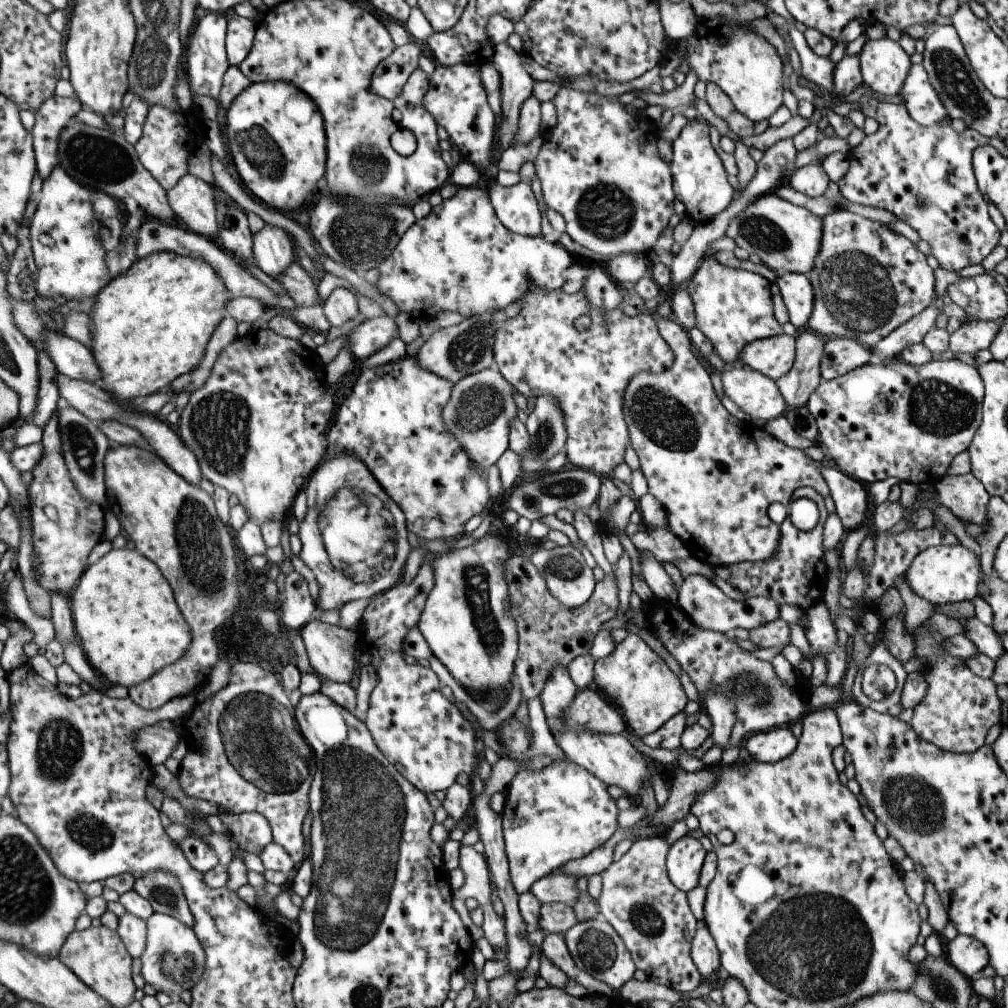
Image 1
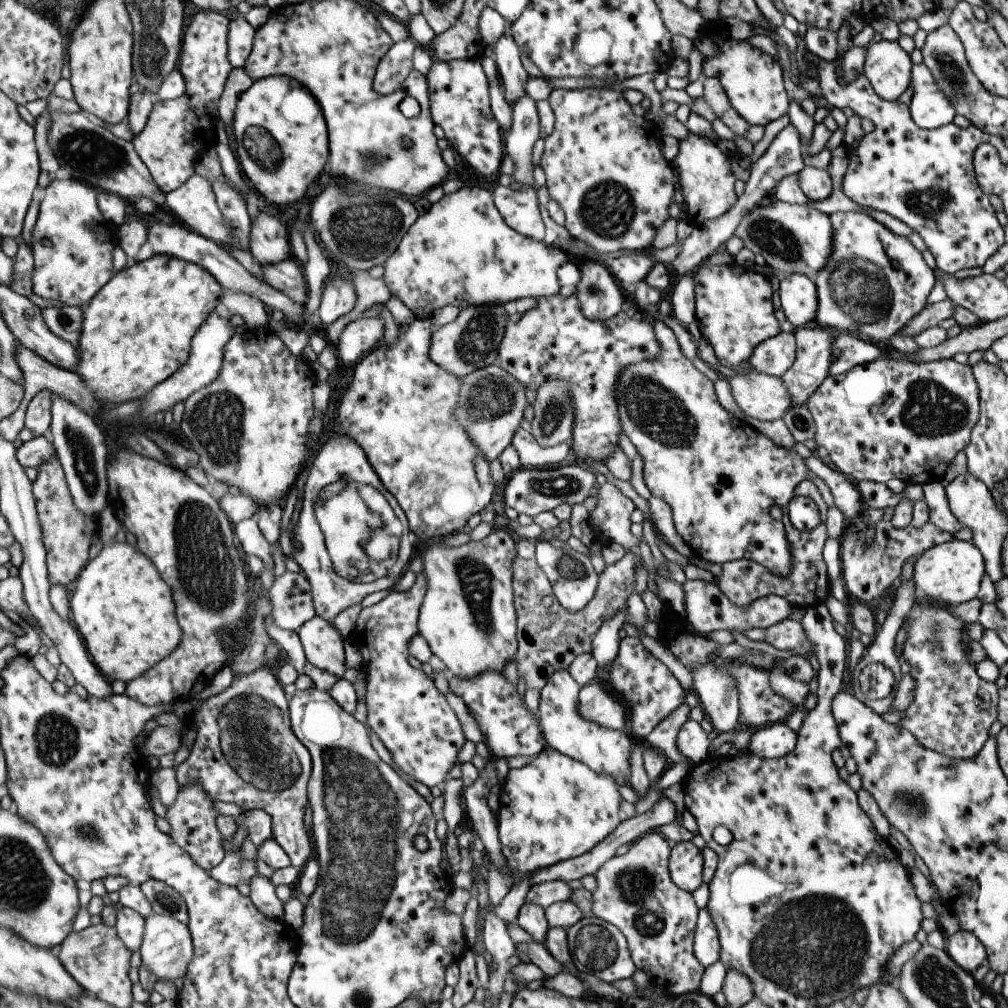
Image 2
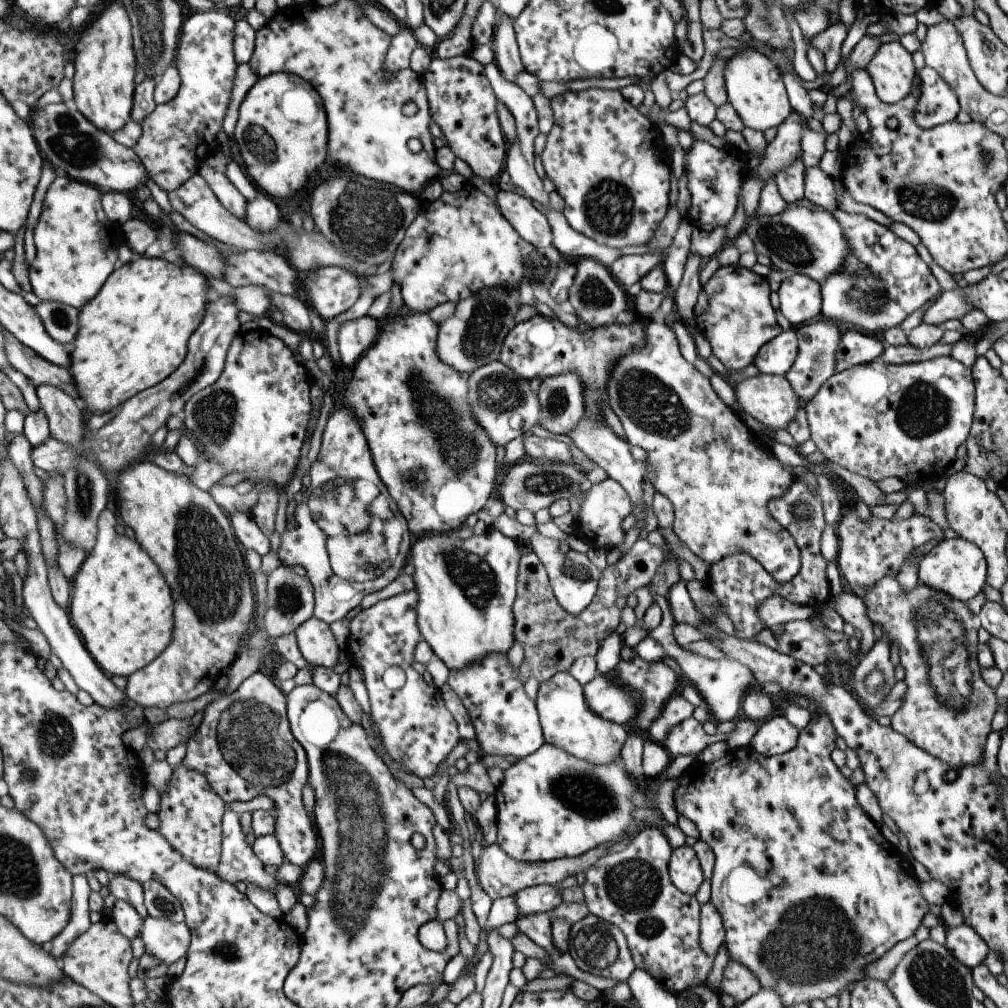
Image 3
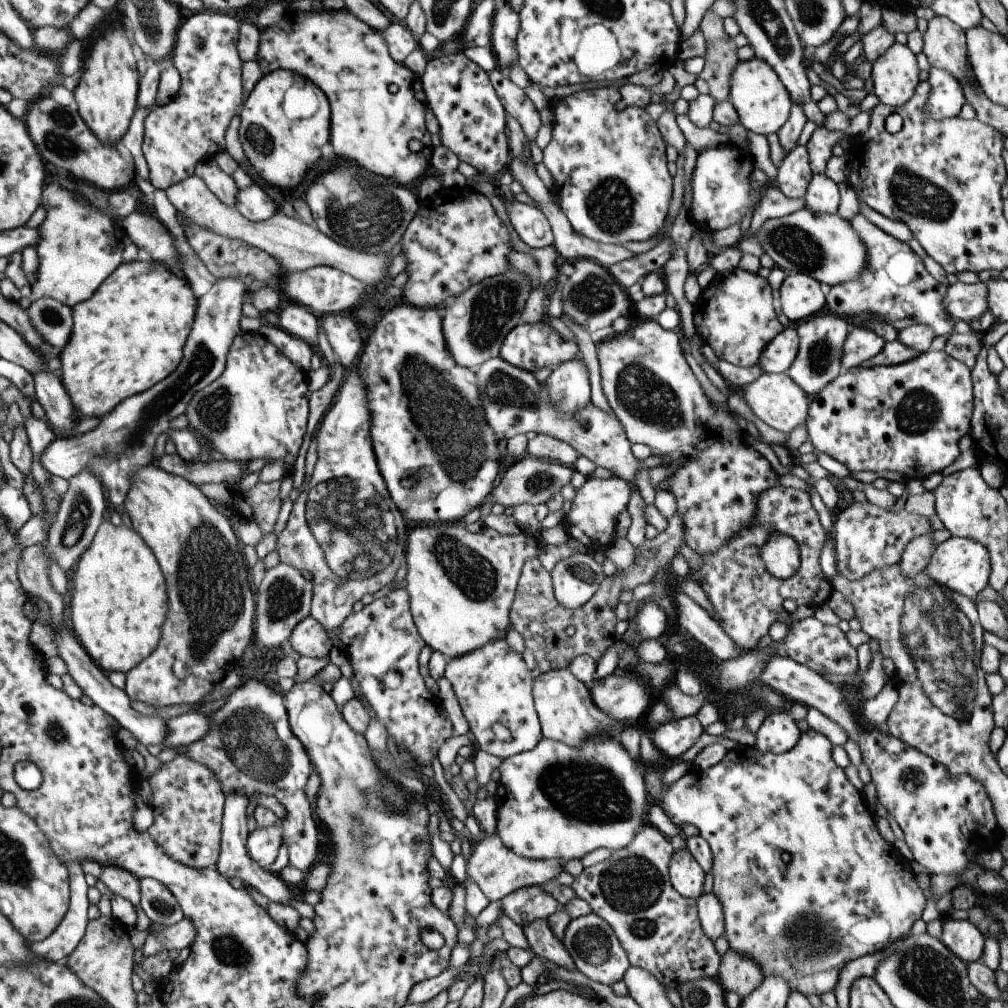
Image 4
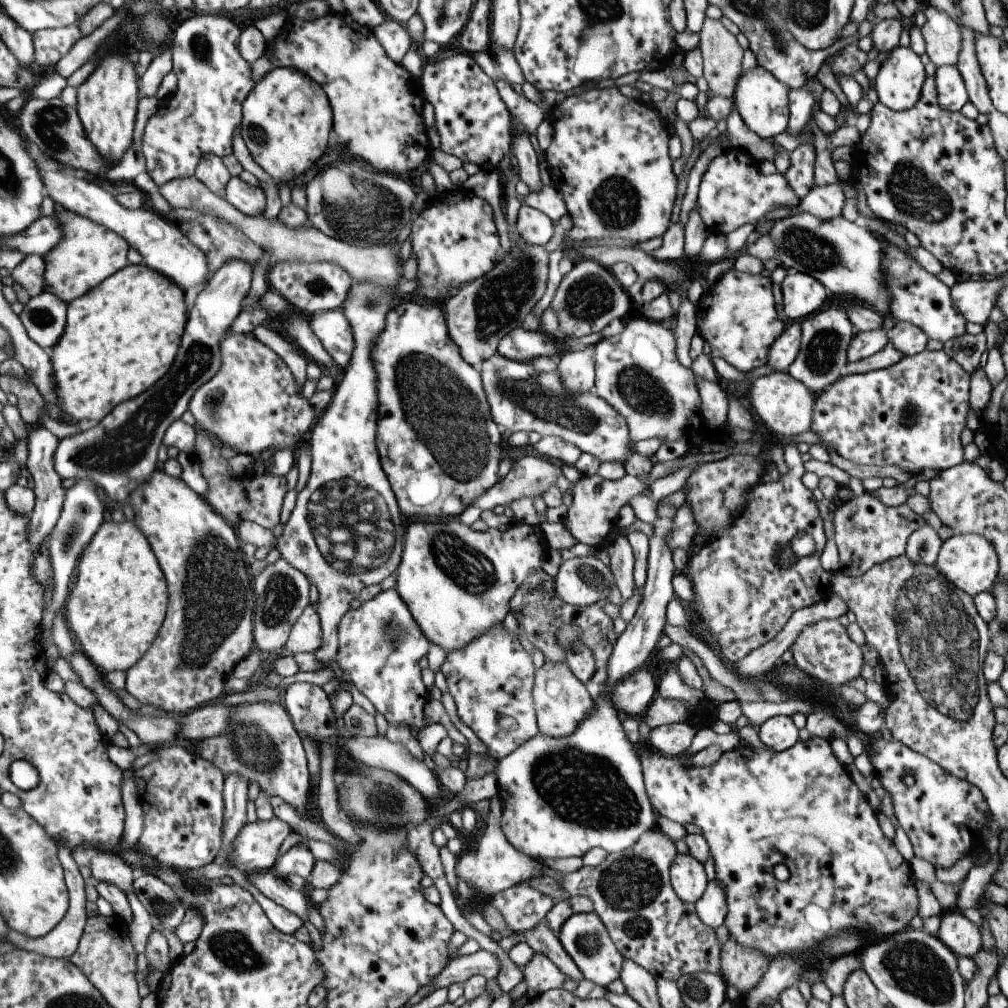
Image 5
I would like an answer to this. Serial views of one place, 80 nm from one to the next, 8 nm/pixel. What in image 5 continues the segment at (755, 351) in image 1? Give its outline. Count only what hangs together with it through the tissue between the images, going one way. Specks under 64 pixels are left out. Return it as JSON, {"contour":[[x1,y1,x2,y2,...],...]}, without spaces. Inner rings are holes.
{"contour":[[790,322,768,349,766,364,773,371,784,371,794,363,800,348,799,322]]}

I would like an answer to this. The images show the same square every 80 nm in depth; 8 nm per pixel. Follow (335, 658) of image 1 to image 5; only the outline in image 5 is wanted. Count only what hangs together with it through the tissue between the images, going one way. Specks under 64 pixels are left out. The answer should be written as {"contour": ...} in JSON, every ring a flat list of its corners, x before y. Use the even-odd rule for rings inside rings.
{"contour":[[307,606,289,632,283,647,284,652,292,655,315,653,322,645,322,628,319,628,317,612]]}

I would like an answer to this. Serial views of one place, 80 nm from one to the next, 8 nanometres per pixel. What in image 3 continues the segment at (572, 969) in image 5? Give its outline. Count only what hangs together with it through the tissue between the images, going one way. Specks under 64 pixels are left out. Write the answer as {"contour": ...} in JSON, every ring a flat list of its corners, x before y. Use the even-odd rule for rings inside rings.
{"contour":[[545,913,529,914,529,916,518,916,515,920,515,926,524,935,527,936,539,948,545,950,549,958,555,959,559,956,557,950,553,948,551,941,551,922,550,915]]}

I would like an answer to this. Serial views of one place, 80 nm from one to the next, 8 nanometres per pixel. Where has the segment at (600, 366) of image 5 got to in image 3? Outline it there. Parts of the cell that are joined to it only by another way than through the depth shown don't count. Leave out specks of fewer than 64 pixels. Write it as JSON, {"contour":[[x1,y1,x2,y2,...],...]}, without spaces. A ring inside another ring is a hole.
{"contour":[[656,317,649,324,643,326,643,342,639,346,631,346,631,350,627,352,627,356,619,358,619,361,611,366,611,372,607,376,604,396,607,397,607,405,611,407,611,410,621,423,623,434,627,440,626,442,631,446,637,446,645,451,647,456,645,456,645,474,643,474,643,477,651,482,651,486,653,486,655,492,659,492,659,494,665,496,671,502,674,516,672,531,679,541,683,542,695,556,708,565,713,565,715,562,721,560,721,558,729,556,729,554,747,552,755,562,759,562,763,570,776,582,785,583,793,579,799,571,799,550,797,550,797,546,795,546,795,542,787,533,787,530,779,526,773,518,769,518,769,514,767,514,767,510,764,507,769,500,779,498,789,486,792,486,795,477,791,474,793,468,787,466,787,464,781,464,770,450,764,450,751,438,751,431,742,422,741,416,736,414,731,408,725,406,711,389,708,379,697,372,691,362,685,361,682,358,676,337,670,328,665,326]]}

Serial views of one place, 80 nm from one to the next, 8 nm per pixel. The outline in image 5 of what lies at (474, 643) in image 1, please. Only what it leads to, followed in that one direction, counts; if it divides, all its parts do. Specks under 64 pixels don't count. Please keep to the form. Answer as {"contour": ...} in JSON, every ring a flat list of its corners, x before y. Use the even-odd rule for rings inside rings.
{"contour":[[439,518,439,519,421,519,410,520,411,524,406,526,403,532,403,547,400,555,400,560,397,570,397,579,394,589,402,599,404,606,408,607,409,614,419,628,419,631,426,637,426,640,433,645,436,645,439,649,442,649,446,654,453,650,458,650,468,646,472,639,478,638,481,634,484,634,492,627,499,627,509,613,508,603,511,596,513,596,513,590,517,589,523,580,530,574,530,572,541,569,542,559,545,556,544,552,547,550,547,546,544,543,544,537,541,530,537,526,529,527,527,522,518,523,515,522,510,529,485,530,485,532,474,532,465,524,462,524,459,520,453,518]]}

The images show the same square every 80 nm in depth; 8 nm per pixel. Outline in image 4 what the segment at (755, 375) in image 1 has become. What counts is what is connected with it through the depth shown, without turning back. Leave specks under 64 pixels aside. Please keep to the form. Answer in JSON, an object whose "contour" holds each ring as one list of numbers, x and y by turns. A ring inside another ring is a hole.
{"contour":[[762,373,757,380,743,386,742,390,741,396,745,399,745,404,766,426,786,435,795,426,805,426,810,397,785,373]]}

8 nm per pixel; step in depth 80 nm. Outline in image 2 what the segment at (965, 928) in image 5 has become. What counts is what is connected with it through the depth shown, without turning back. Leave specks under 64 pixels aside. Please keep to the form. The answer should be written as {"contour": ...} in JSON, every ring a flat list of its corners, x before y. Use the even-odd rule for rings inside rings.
{"contour":[[956,931,952,936,946,936,944,951,949,958,969,974,979,968,979,964,986,960,985,947,967,931]]}

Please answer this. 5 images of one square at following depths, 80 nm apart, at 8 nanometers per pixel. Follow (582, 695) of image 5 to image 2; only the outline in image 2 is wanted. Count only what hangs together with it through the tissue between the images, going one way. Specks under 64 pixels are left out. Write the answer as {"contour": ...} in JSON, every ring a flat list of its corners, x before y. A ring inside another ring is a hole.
{"contour":[[566,670,552,673,540,688,538,700,538,725,545,744,570,759,582,762,599,775,607,775,624,783,623,778,630,769,633,738,627,731,606,729,587,722,576,711,576,700,580,688]]}

